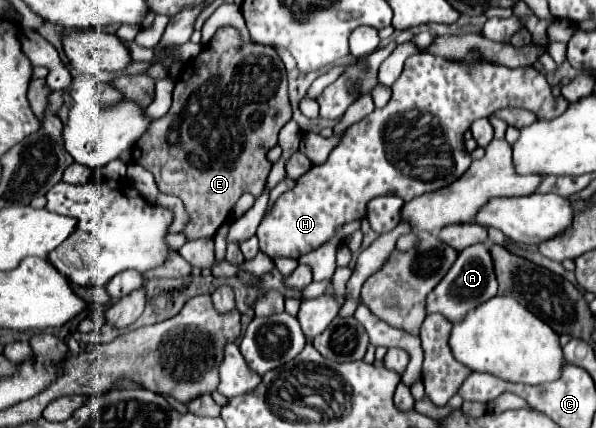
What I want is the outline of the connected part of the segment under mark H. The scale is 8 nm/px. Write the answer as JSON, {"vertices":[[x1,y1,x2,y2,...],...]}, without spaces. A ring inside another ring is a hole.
{"vertices":[[417,53,405,61,401,77,393,83,393,97,383,109,375,109,363,121,351,125,345,131,339,147,335,147,329,159,321,165,311,167,303,177,297,179,295,187,285,191,273,207,267,211,265,219,257,229,259,249,271,259,293,257,299,259,321,247,335,235,335,227,347,221,365,219,367,203,379,195,399,195,403,201,419,197,429,191,437,191,447,183,459,179,471,165,471,155,465,151,463,135,475,119,489,118,495,111,505,107,523,107,537,111,539,119,553,119,567,109,563,97,553,97,545,75,533,67,509,69,503,65,481,67,477,75,465,75,457,63,449,63,445,57]]}

